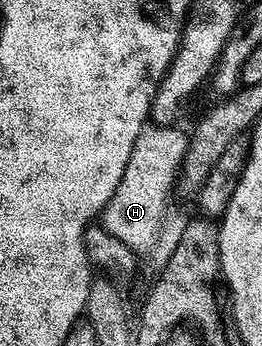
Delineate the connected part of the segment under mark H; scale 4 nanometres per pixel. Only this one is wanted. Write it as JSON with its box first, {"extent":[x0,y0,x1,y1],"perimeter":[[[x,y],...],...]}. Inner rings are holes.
{"extent":[101,123,189,267],"perimeter":[[[148,123],[137,135],[137,143],[133,143],[133,151],[129,151],[129,163],[125,163],[125,175],[121,175],[121,183],[117,183],[117,191],[103,208],[101,226],[125,243],[136,255],[144,253],[162,267],[169,259],[175,246],[176,230],[163,229],[163,220],[167,217],[167,204],[171,201],[171,187],[176,185],[187,154],[189,137],[179,127]]]}

